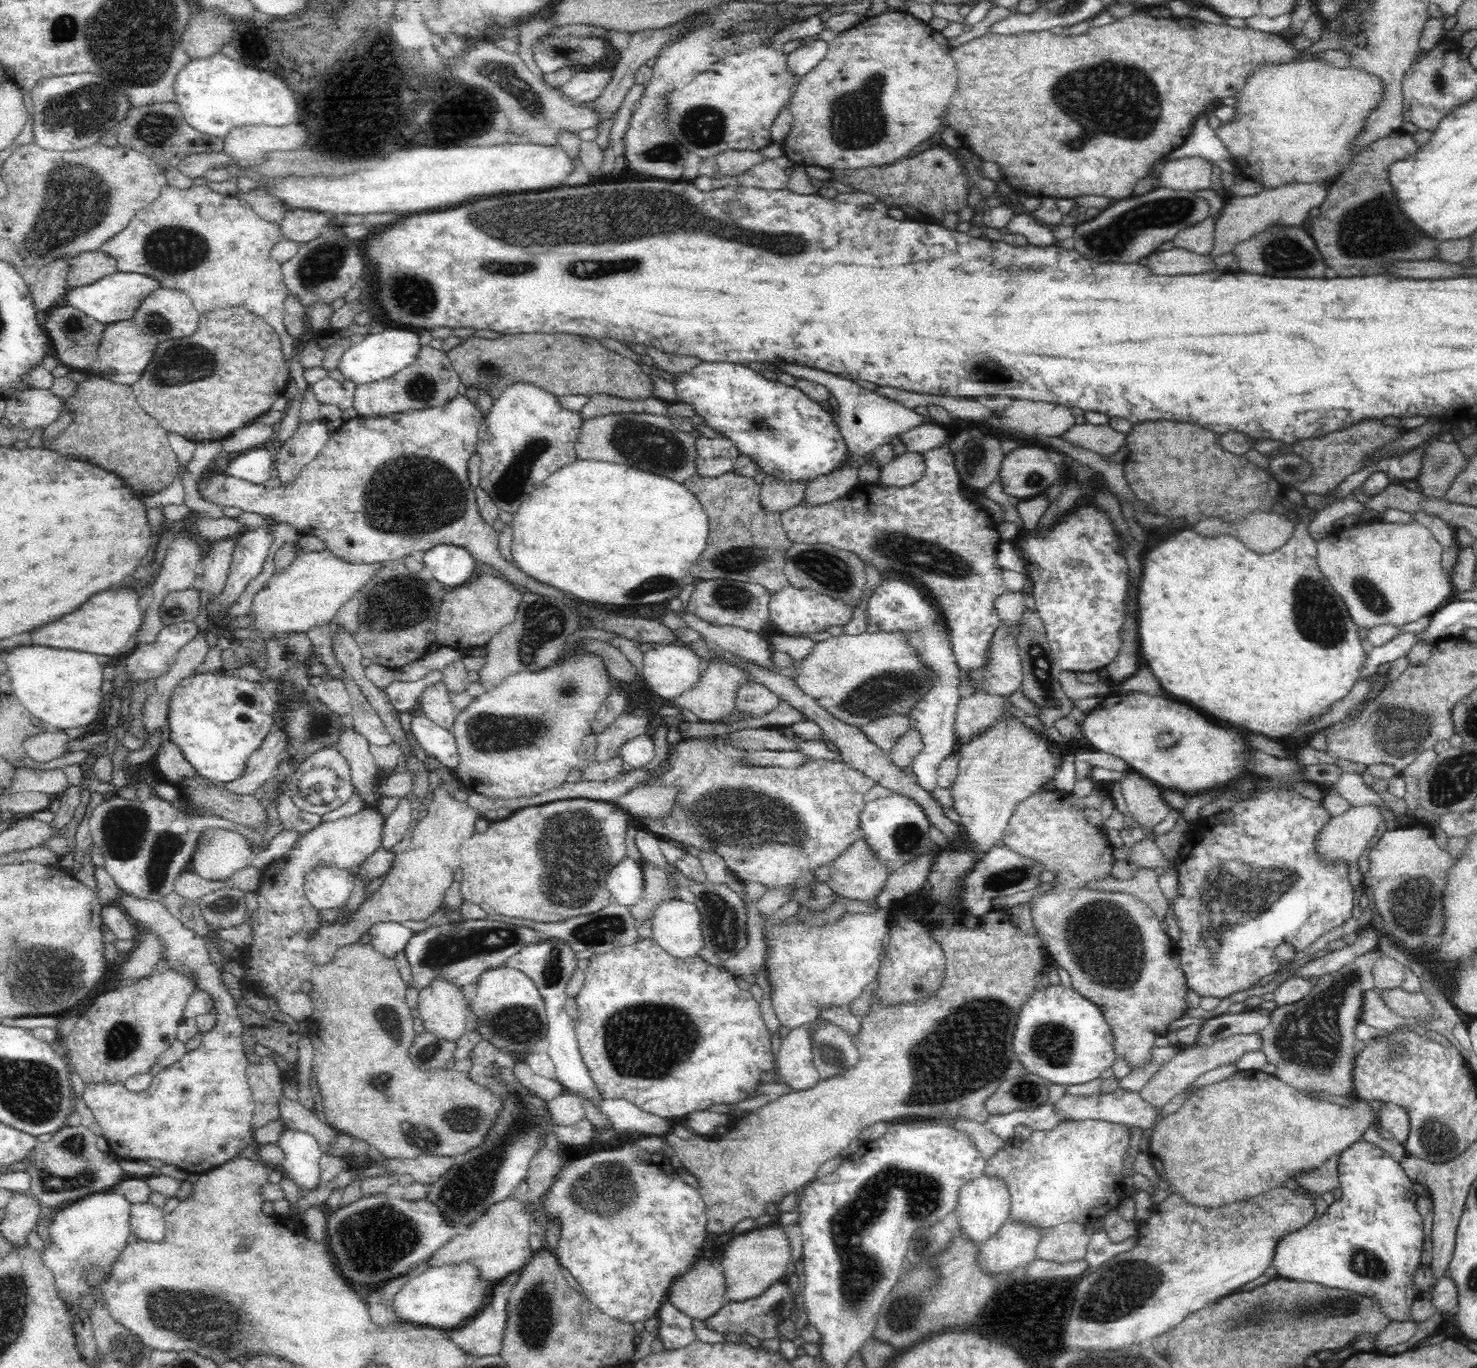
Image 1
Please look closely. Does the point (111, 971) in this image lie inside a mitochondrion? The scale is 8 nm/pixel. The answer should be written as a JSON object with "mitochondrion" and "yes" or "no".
{"mitochondrion":"no"}

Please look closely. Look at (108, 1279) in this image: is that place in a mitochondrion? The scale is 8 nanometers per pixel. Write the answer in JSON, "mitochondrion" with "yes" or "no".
{"mitochondrion":"yes"}

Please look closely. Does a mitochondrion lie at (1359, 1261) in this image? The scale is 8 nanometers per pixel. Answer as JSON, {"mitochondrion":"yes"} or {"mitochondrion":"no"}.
{"mitochondrion":"yes"}

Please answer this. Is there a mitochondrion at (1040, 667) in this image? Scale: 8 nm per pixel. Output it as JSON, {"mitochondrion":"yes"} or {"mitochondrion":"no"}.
{"mitochondrion":"yes"}

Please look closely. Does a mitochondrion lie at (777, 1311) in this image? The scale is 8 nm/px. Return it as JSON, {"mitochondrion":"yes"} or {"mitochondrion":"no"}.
{"mitochondrion":"yes"}

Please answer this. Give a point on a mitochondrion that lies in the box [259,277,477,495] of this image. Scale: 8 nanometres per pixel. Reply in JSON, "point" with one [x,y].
{"point":[423,388]}

